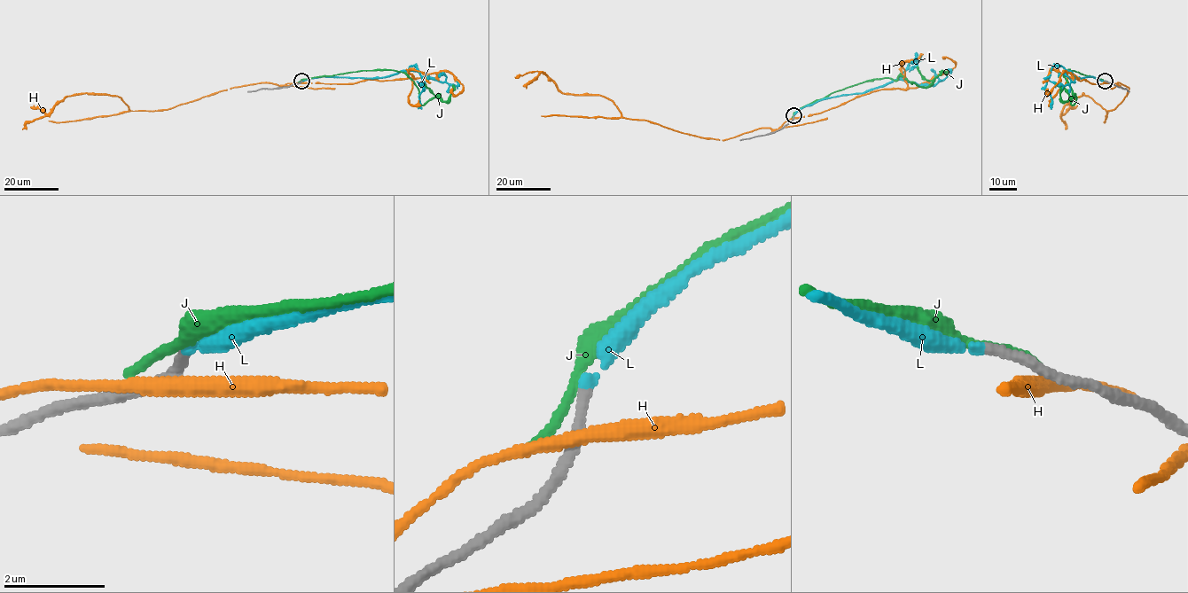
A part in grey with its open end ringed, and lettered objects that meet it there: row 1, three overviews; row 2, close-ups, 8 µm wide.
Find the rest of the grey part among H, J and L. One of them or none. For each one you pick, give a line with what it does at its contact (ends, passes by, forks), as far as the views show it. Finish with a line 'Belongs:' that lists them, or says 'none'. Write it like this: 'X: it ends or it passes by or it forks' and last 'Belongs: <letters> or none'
L: it ends
Belongs: L

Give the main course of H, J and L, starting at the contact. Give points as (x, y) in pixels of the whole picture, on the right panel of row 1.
H: (1107, 82), (1128, 87), (1120, 103), (1107, 111), (1082, 94), (1064, 106), (1059, 116), (1066, 128)
J: (1105, 81), (1067, 70), (1069, 72), (1065, 77), (1073, 91), (1073, 105), (1075, 97), (1061, 100), (1062, 85)
L: (1105, 81), (1094, 76), (1078, 78), (1061, 66), (1054, 66), (1045, 86), (1051, 97), (1051, 108)

